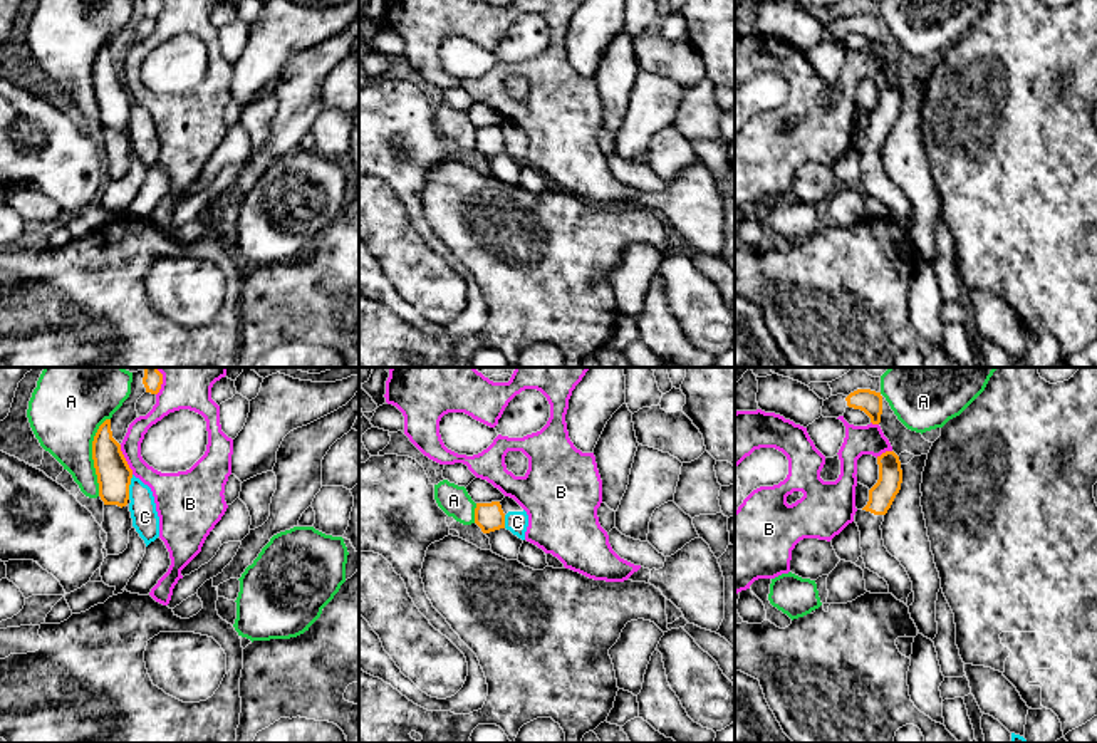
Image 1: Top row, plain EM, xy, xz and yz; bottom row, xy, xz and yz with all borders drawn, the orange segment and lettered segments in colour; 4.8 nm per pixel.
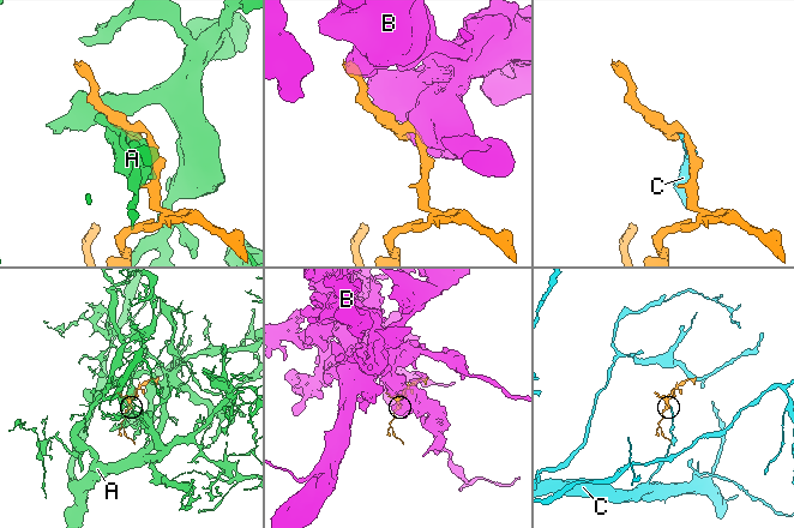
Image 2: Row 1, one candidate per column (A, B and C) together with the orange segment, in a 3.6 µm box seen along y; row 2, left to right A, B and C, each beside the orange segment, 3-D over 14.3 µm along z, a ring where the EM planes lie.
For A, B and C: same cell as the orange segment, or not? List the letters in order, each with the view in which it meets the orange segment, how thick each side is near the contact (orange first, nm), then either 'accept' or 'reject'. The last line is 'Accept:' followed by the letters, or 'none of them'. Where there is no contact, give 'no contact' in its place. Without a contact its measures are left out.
A: contact in xy; calibres 160 and 340 nm; reject
B: contact in xy; calibres 160 and 160 nm; reject
C: contact in xy; calibres 160 and 130 nm; reject
Accept: none of them

